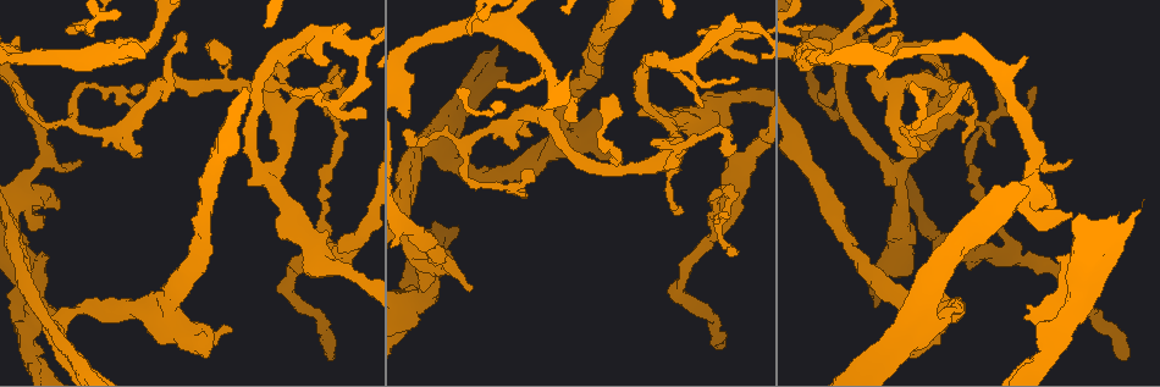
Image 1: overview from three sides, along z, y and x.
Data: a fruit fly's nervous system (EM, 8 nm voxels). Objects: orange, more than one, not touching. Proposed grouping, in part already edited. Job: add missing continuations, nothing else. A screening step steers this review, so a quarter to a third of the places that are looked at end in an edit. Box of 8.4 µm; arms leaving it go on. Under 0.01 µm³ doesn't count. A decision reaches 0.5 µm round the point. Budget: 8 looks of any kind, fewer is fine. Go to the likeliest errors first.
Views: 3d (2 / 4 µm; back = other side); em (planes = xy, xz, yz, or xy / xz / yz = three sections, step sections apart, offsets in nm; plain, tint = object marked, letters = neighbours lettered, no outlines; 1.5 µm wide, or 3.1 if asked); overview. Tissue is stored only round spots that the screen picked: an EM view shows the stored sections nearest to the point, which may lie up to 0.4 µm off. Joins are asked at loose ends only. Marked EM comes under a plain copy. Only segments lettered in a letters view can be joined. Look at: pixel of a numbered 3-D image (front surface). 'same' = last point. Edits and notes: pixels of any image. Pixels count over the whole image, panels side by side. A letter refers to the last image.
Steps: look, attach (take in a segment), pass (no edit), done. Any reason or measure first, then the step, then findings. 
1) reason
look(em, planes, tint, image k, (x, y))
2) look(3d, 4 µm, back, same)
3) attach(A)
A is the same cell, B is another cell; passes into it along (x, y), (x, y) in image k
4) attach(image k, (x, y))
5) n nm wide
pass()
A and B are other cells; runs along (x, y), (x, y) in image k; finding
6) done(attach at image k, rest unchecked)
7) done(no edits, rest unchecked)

end of a long branch
look(em, xz, step 8, letters, image 1, (726, 347))

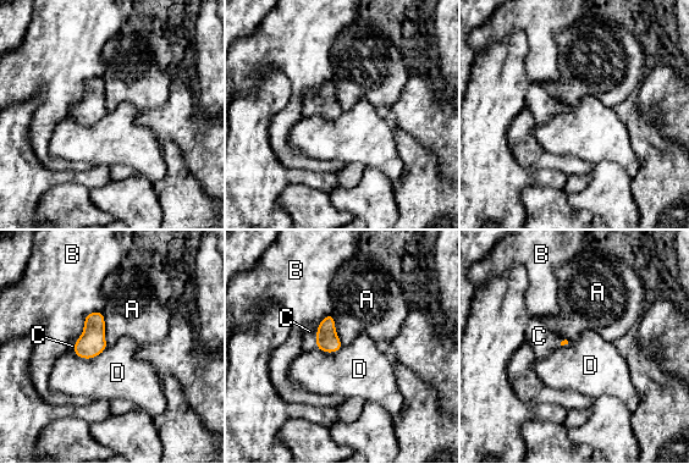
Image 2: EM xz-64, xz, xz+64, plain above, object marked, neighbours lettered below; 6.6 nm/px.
B touches over 260 nm
attach(C)
C is the same cell, A, B and D are other cells; it goes on there

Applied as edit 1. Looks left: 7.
free end
look(3d, 4 µm, image 1, (471, 34))

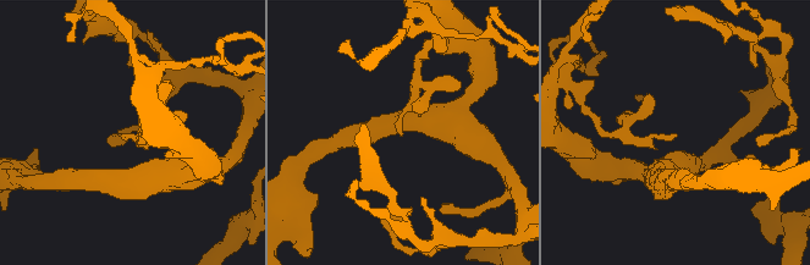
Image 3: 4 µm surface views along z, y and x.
now the EM
look(em, planes, letters, image 3, (402, 134))

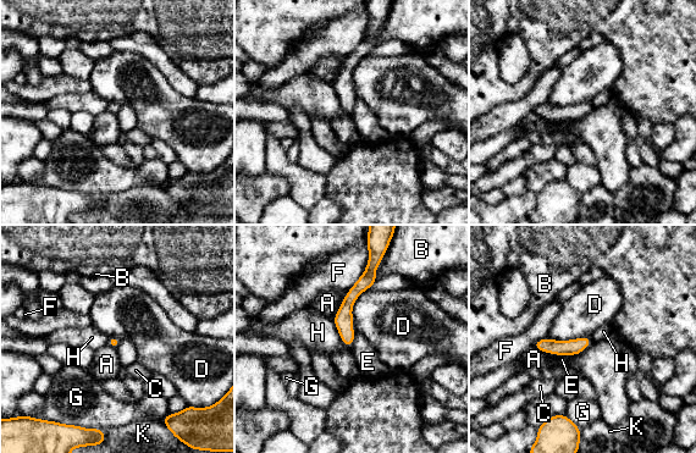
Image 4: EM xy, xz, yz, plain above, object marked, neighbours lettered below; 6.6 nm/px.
pass()
A, B, C, D, E, F, G, H and K are other cells; runs along (370, 271), (346, 307), (348, 342) in image 4; none of them fits

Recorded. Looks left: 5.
an open end
look(em, xy, step 4, letters, image 1, (738, 79))

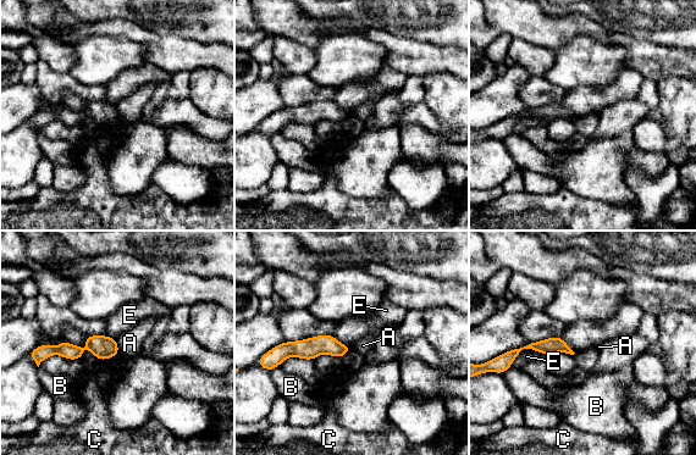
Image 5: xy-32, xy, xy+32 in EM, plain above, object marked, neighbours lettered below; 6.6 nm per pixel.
pass()
A, B, C and E are other cells; border along (115, 339), (120, 351) in image 5; none of them fits

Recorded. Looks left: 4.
done(attach at image 2, rest unchecked)

